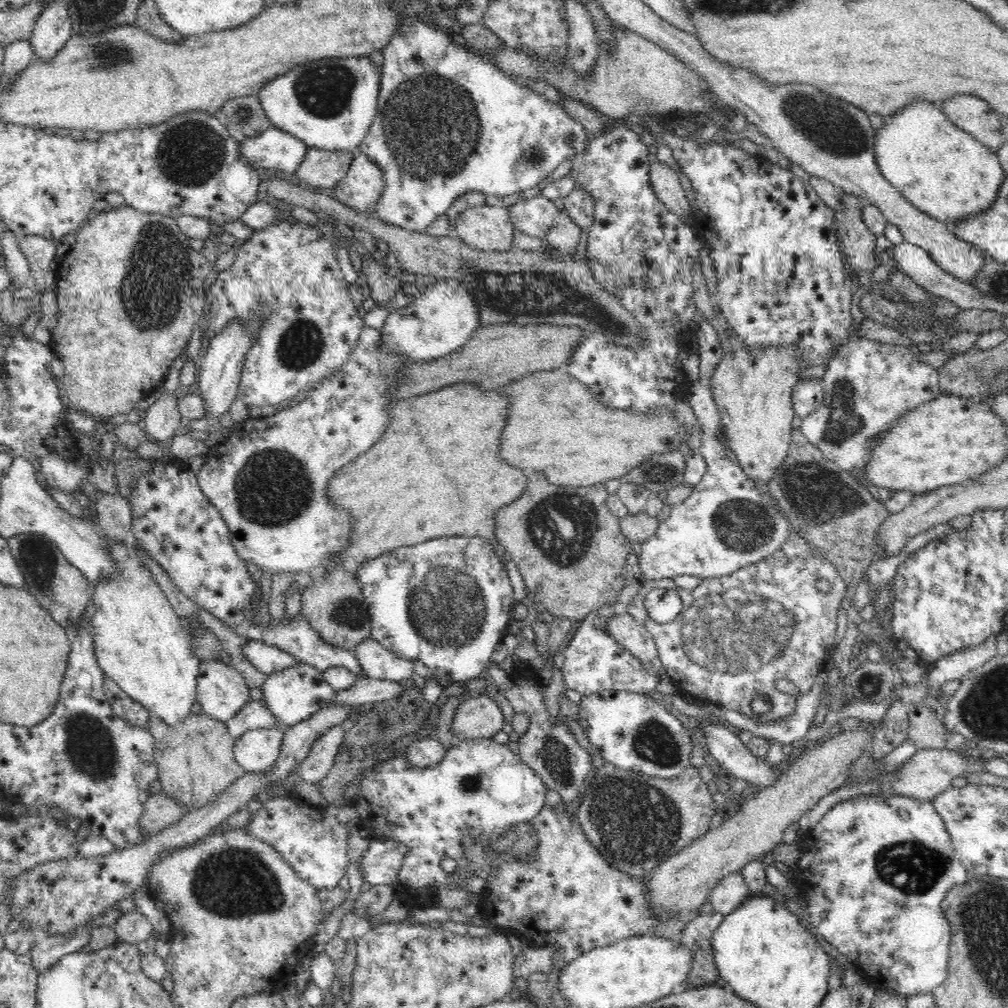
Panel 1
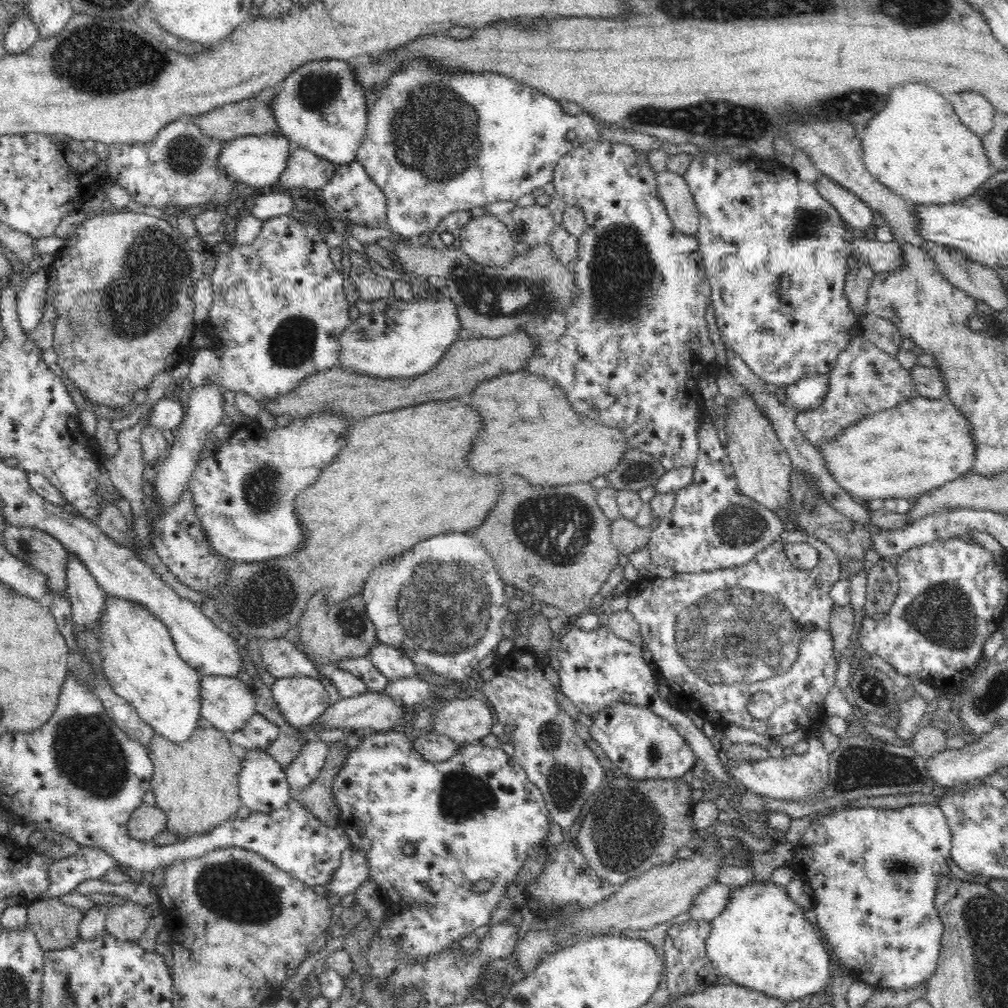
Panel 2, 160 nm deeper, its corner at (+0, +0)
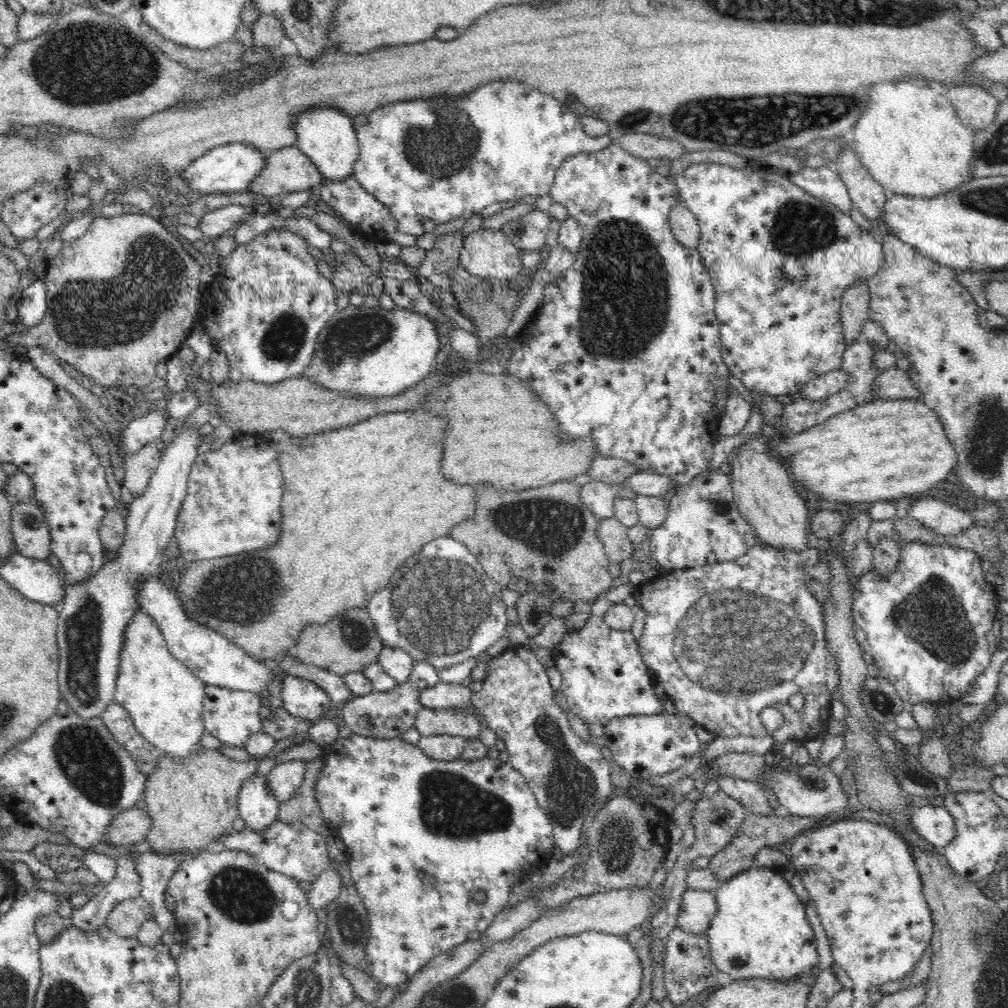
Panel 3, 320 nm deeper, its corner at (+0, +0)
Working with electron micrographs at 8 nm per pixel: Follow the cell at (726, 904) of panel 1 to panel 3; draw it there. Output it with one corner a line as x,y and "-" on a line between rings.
686,889
676,927
692,934
705,934
716,911
717,902
713,891

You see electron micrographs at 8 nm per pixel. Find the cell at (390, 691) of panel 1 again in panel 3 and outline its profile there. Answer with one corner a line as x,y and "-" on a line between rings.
441,682
434,687
420,690
420,704
429,709
469,710
472,707
471,691
462,684

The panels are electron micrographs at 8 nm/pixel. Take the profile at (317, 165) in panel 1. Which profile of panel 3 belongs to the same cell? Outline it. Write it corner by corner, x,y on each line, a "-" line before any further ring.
296,146
272,150
266,153
266,162
261,168
260,174
250,182
248,194
273,197
286,195
300,190
311,190
313,186
322,184
324,178
322,172
308,159

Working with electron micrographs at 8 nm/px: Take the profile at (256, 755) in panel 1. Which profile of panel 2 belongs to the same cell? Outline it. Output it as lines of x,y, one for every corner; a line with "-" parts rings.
263,749
248,751
240,770
239,797
251,814
266,814
286,806
292,793
279,762

